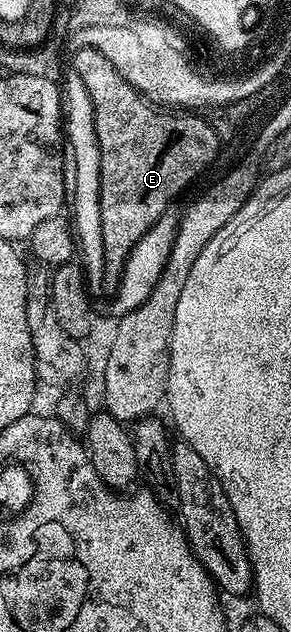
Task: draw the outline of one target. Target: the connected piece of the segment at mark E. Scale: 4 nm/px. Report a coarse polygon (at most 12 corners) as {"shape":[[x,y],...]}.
{"shape":[[107,55],[71,67],[95,111],[103,283],[216,159],[204,116],[162,111]]}

